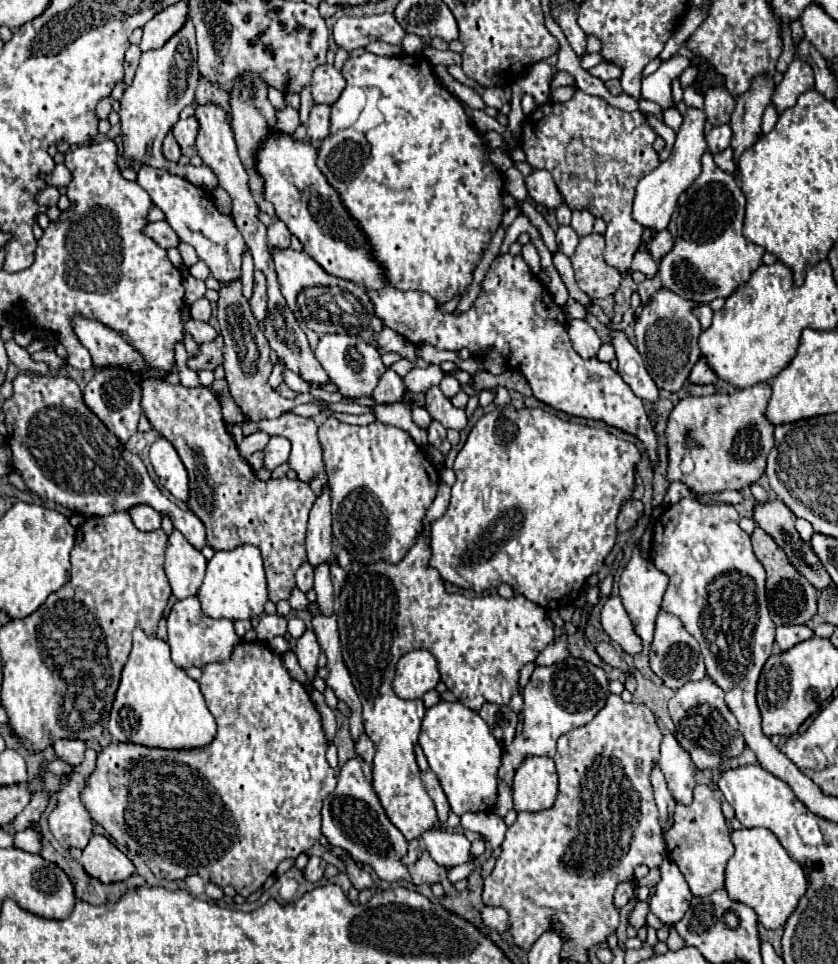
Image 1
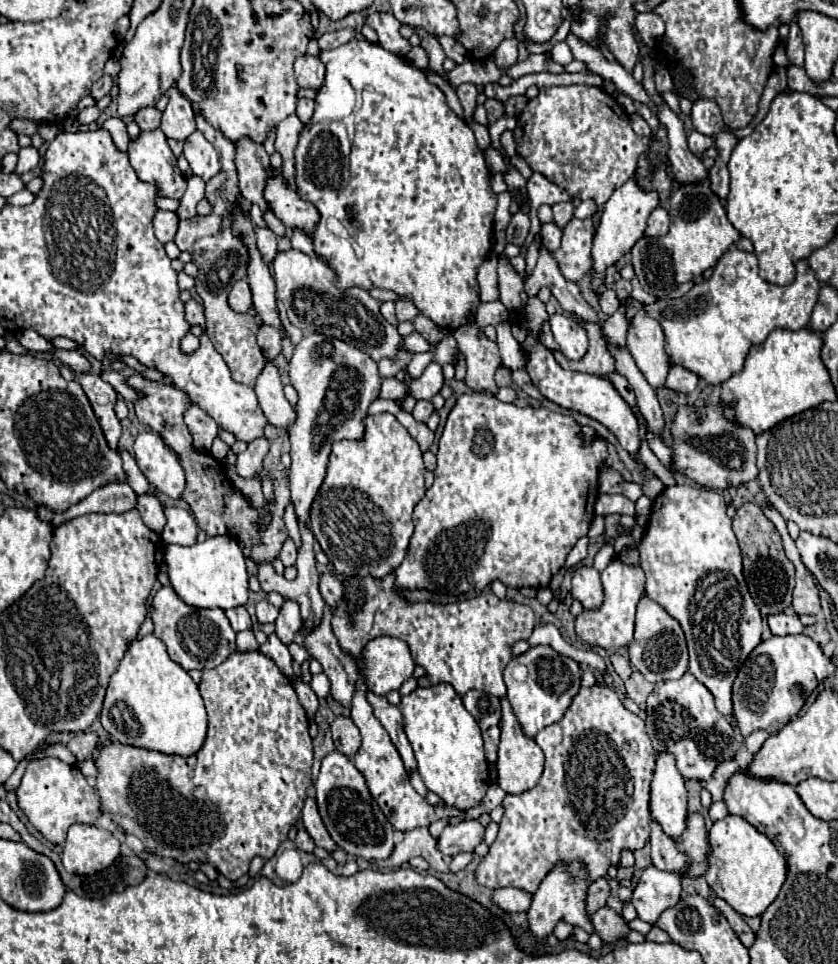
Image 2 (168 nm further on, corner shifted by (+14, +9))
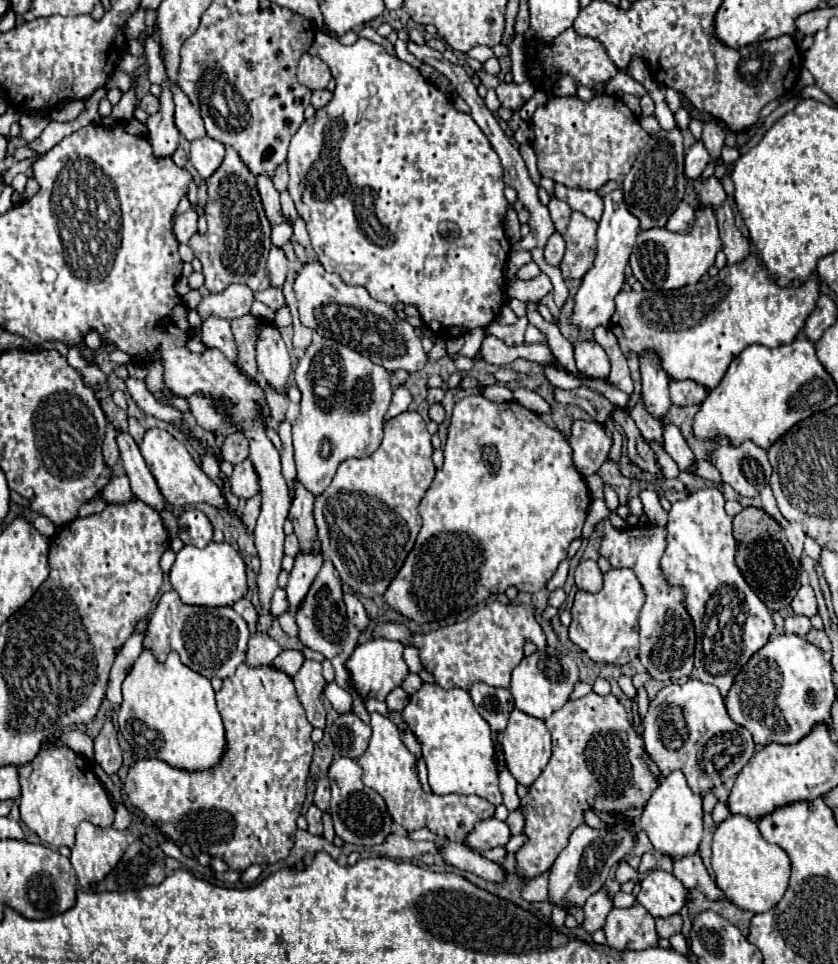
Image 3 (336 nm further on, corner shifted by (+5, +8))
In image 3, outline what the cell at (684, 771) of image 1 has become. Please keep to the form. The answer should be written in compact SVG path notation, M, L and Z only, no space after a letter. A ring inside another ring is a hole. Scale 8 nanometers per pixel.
M675 771L669 777L665 777L663 783L651 793L651 799L647 801L645 809L641 813L641 819L639 819L639 822L635 826L630 826L629 823L617 823L614 817L607 816L596 810L593 810L596 816L595 819L593 818L595 826L591 826L591 809L584 813L584 820L587 825L594 829L598 829L599 822L602 821L605 824L613 823L624 829L631 829L636 833L643 830L649 835L655 851L667 855L671 861L677 861L677 859L683 859L687 855L697 853L697 849L699 849L699 843L701 843L701 837L703 837L703 809L701 809L701 803L703 803L701 795L695 795L687 787L687 781L683 779L683 773Z

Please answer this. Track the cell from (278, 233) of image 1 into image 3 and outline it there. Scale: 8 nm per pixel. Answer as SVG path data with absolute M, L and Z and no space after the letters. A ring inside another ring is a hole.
M273 247L271 253L269 253L269 259L267 259L267 273L269 273L271 285L283 287L285 275L287 275L287 267L289 267L289 263L285 259L285 253L279 247Z

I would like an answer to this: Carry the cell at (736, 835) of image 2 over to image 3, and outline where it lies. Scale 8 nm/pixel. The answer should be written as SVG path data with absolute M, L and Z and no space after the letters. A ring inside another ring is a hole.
M729 815L715 831L713 837L713 857L711 857L715 883L725 893L725 897L739 909L751 913L765 913L773 909L787 891L789 883L789 857L787 853L767 843L755 821L745 815Z

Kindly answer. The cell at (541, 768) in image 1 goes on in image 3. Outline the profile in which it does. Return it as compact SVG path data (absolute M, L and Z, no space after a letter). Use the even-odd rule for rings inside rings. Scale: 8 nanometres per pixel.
M519 709L511 711L507 729L503 731L501 745L503 745L503 755L505 755L505 761L507 761L507 769L517 779L517 783L527 785L527 787L541 775L543 767L547 765L547 759L551 757L551 735L549 735L549 729L547 729L545 721L537 719L537 717L531 717L527 713L519 711Z

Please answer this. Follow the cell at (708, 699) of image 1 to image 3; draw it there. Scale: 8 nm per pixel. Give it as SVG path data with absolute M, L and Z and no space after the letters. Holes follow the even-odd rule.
M699 679L673 683L657 693L643 717L643 739L649 757L655 761L663 777L673 771L683 771L695 793L705 793L723 785L755 755L751 733L733 723L727 715L719 689L701 683Z

